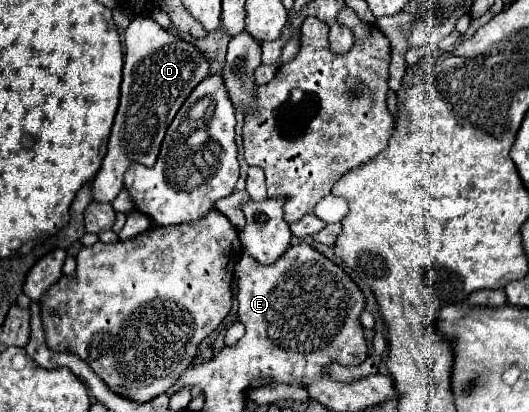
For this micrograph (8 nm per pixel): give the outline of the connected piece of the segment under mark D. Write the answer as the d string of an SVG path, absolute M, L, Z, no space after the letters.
M135 16L135 20L125 30L121 102L111 128L107 154L103 158L101 170L93 180L93 200L113 202L113 198L123 188L123 172L127 170L127 164L155 164L171 120L193 92L193 88L207 76L209 60L197 46L161 28L149 16Z

